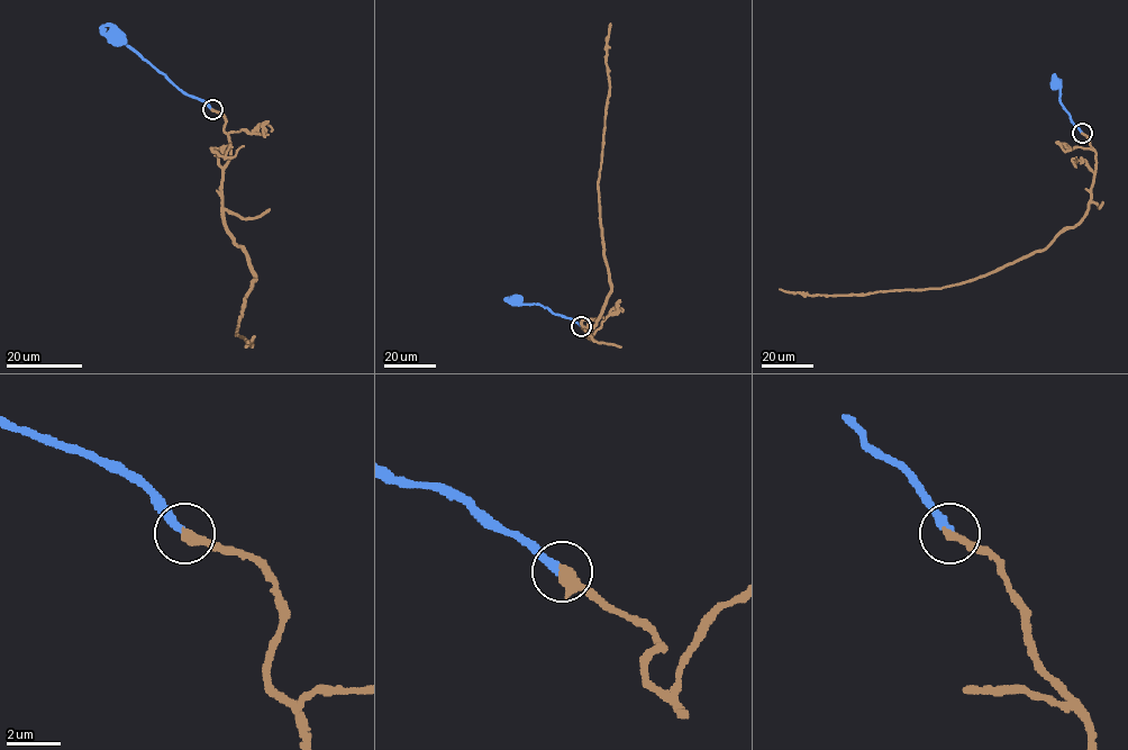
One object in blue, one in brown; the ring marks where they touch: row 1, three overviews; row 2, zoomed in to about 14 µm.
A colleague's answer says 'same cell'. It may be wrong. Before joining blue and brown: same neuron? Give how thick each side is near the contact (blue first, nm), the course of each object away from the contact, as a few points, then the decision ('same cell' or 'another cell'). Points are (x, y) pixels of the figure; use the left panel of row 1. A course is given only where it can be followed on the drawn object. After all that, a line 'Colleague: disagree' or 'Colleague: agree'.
300/380 nm | blue via (212, 109), (202, 101), (184, 95), (121, 36), (117, 39) | brown via (212, 109), (225, 117), (230, 145), (225, 225), (254, 278), (236, 334), (247, 345), (254, 335) | same cell
Colleague: agree

